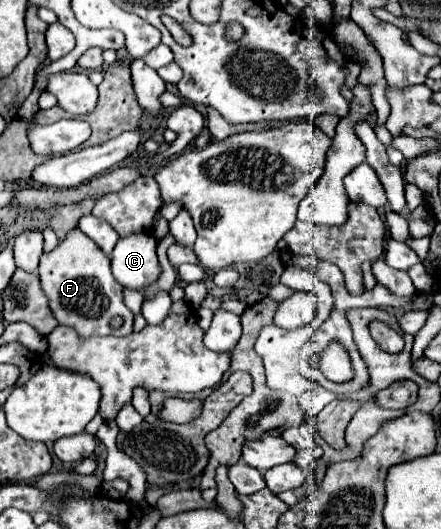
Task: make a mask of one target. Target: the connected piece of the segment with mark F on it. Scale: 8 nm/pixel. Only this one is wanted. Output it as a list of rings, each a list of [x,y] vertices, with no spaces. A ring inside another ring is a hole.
[[[71,229],[73,233],[67,233],[67,237],[49,253],[41,255],[39,263],[39,277],[41,277],[41,287],[45,295],[49,297],[49,307],[55,313],[59,325],[69,325],[73,327],[81,337],[95,337],[95,335],[129,335],[133,331],[133,313],[125,307],[123,303],[123,293],[121,285],[113,279],[111,275],[111,261],[109,257],[79,229]],[[121,317],[123,325],[113,329],[111,319]]]

